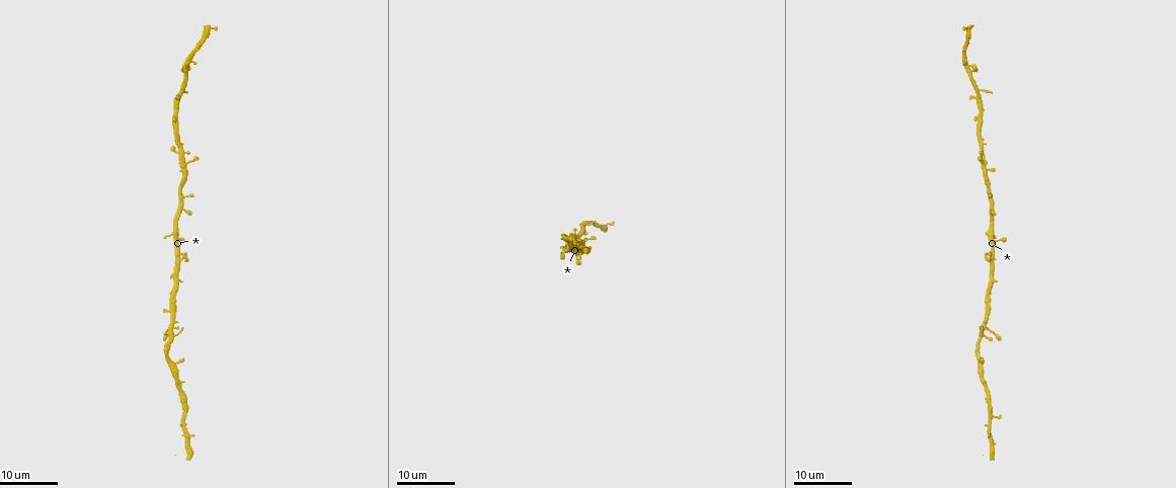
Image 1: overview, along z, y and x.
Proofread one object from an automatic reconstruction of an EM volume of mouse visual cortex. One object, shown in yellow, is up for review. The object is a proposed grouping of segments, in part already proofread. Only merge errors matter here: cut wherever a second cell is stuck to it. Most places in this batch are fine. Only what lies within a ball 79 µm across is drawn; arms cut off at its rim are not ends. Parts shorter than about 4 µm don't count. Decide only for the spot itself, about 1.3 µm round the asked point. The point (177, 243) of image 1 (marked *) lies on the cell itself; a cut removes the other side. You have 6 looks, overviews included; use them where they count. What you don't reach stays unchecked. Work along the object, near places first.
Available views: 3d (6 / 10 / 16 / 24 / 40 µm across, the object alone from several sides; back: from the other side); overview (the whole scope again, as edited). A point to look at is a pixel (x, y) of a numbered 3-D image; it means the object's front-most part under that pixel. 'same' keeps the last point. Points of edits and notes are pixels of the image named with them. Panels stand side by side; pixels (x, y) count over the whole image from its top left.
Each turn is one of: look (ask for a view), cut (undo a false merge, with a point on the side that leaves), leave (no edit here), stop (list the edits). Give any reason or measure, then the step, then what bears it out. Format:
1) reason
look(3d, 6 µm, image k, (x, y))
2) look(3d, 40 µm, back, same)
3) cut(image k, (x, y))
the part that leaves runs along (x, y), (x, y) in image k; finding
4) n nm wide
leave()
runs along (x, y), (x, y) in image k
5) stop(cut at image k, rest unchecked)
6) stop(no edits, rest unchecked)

looks like a crossing
look(3d, 24 µm, image 1, (171, 329))

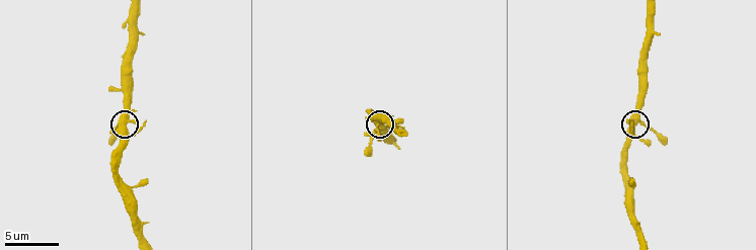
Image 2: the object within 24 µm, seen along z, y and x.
look(3d, 10 µm, image 2, (634, 124))

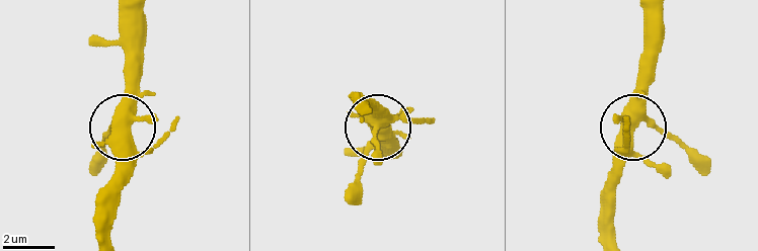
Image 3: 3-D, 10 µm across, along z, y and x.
look(3d, 6 µm, image 3, (638, 120))

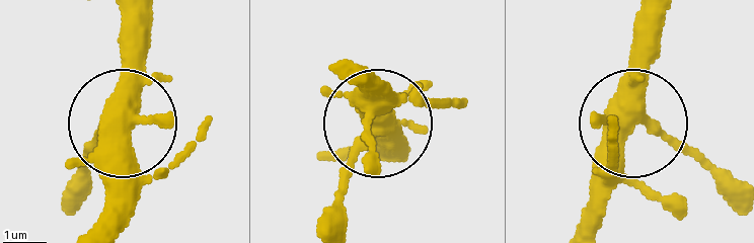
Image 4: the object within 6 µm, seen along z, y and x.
5 arms
leave()
runs along (656, 21), (642, 115), (729, 191) in image 4; continuous, no second cell

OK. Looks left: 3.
look(3d, 24 µm, image 1, (988, 404))

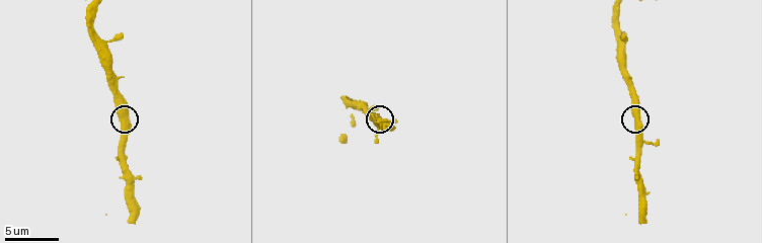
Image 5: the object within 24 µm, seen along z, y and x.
look(3d, 10 µm, image 5, (120, 117))

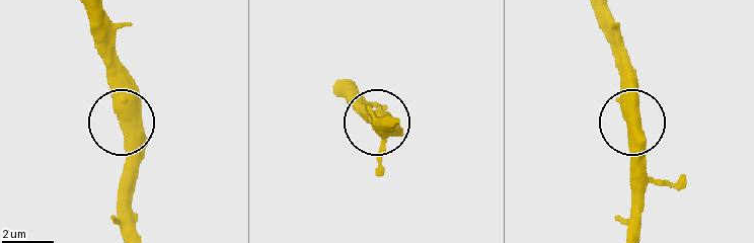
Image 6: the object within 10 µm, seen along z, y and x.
look(3d, 10 µm, back, image 6, (123, 125))

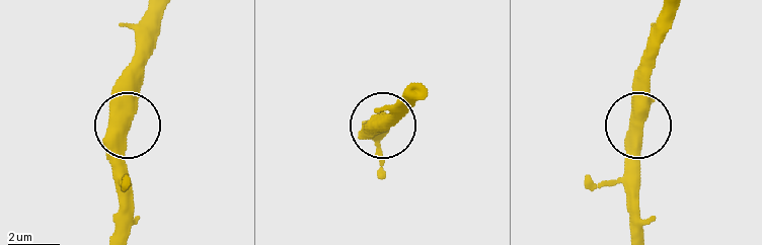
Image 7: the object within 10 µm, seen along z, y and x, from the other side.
leave()
one cell here

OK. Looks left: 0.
stop(no edits, rest unchecked)

